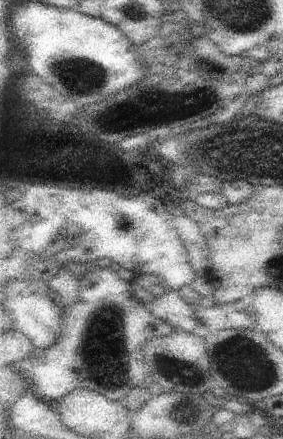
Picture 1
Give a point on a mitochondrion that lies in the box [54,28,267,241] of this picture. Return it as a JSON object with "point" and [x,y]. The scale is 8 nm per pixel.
{"point":[79,74]}

